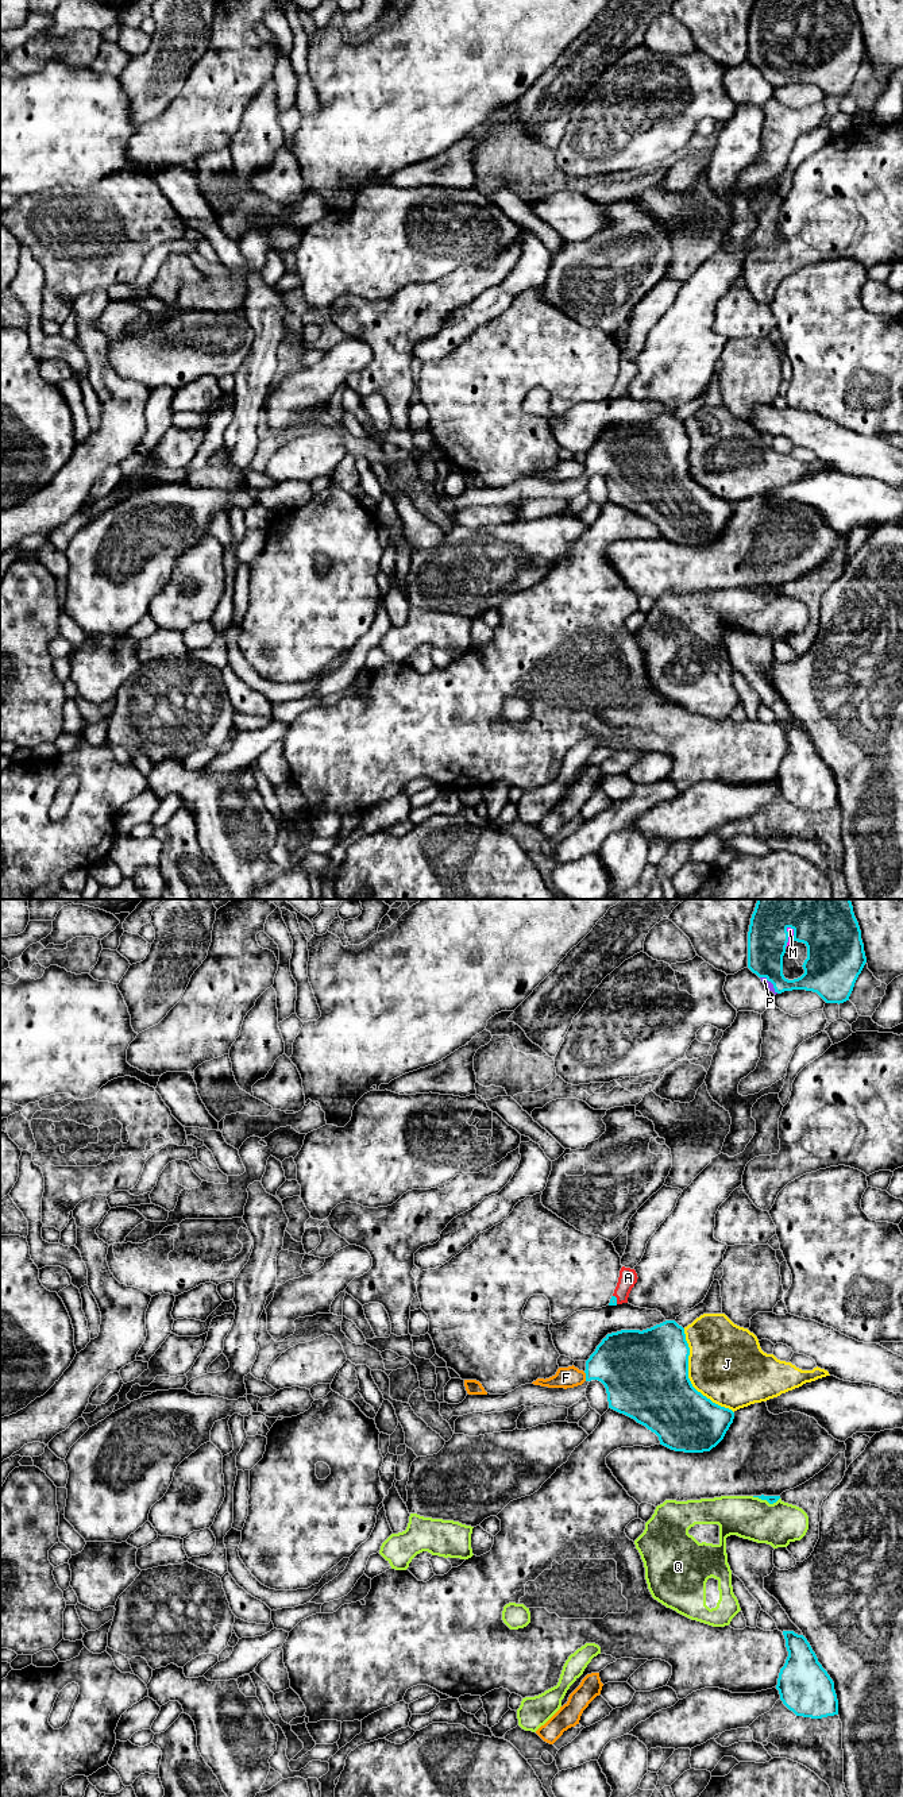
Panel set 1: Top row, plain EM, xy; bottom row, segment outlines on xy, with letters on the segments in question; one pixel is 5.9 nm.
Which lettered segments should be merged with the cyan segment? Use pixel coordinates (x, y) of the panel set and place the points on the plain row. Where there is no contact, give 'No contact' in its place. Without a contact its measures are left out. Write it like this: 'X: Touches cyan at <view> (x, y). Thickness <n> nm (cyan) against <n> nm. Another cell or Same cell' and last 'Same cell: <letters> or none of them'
A: Touches cyan at xy (616, 392). Thickness 50 nm (cyan) against 110 nm. Same cell
F: Touches cyan at xy (586, 469). Thickness 380 nm (cyan) against 130 nm. Another cell
J: Touches cyan at xy (687, 470). Thickness 500 nm (cyan) against 460 nm. Another cell
M: Touches cyan at xy (787, 30). Thickness 320 nm (cyan) against 40 nm. Same cell
P: Touches cyan at xy (771, 74). Thickness 240 nm (cyan) against 40 nm. Same cell
Q: Touches cyan at xy (765, 592). Thickness 50 nm (cyan) against 260 nm. Another cell
Same cell: A, M, P

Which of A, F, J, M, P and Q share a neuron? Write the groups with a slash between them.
A M P / F / J / Q

